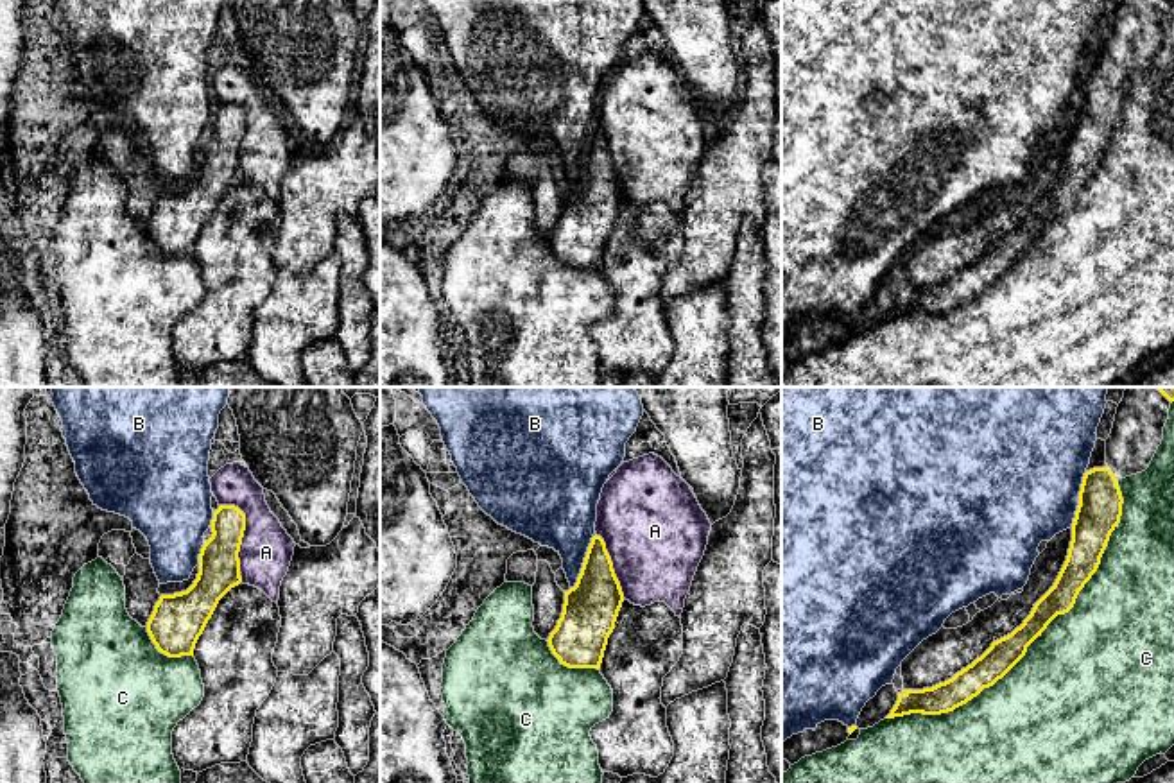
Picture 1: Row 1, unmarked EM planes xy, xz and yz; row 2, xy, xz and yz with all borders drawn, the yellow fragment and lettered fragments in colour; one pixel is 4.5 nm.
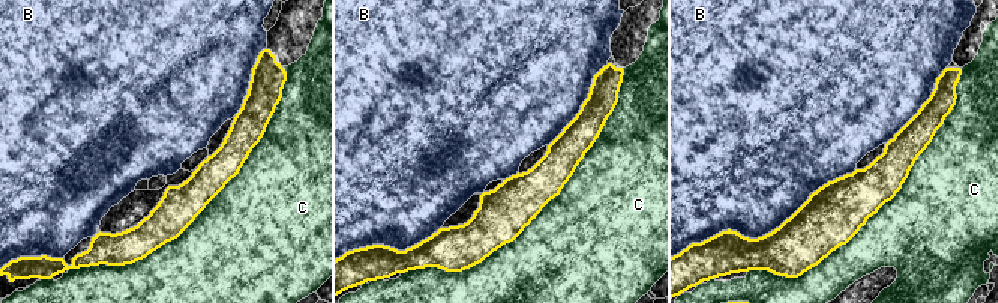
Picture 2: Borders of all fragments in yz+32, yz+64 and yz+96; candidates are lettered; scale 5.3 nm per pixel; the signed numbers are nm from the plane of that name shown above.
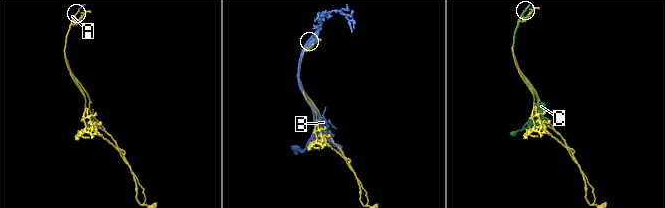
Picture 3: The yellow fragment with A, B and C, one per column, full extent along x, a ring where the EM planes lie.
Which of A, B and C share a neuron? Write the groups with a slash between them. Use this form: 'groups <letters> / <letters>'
groups A / B / C

